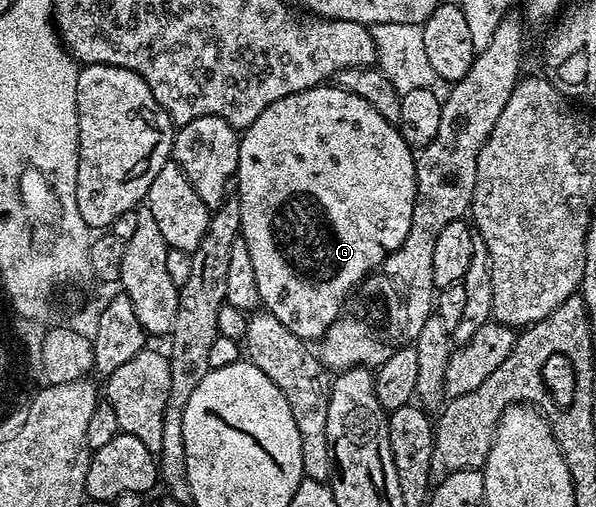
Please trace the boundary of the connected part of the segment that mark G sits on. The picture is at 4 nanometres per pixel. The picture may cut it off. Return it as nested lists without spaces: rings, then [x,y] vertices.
[[[322,84],[313,86],[310,90],[303,92],[295,92],[291,96],[283,96],[283,100],[275,100],[275,104],[271,104],[261,113],[257,119],[240,135],[241,147],[239,148],[239,160],[237,161],[237,176],[235,179],[235,196],[239,200],[239,208],[241,209],[241,229],[240,237],[245,239],[247,244],[247,252],[251,252],[251,264],[255,267],[255,281],[259,283],[259,294],[261,296],[261,306],[268,313],[275,316],[275,320],[279,320],[279,324],[283,324],[287,328],[291,328],[291,332],[295,332],[295,336],[306,340],[315,340],[325,334],[326,328],[338,317],[341,307],[345,305],[345,299],[361,285],[364,278],[368,278],[370,274],[378,269],[380,262],[384,263],[389,255],[393,254],[403,244],[403,240],[407,240],[407,232],[413,223],[413,209],[415,208],[415,200],[417,199],[417,164],[415,161],[414,151],[406,144],[401,135],[400,129],[394,123],[383,120],[383,116],[379,112],[375,112],[375,108],[371,108],[371,104],[367,104],[367,100],[363,100],[359,96],[355,96],[351,92],[342,90],[336,84]]]

